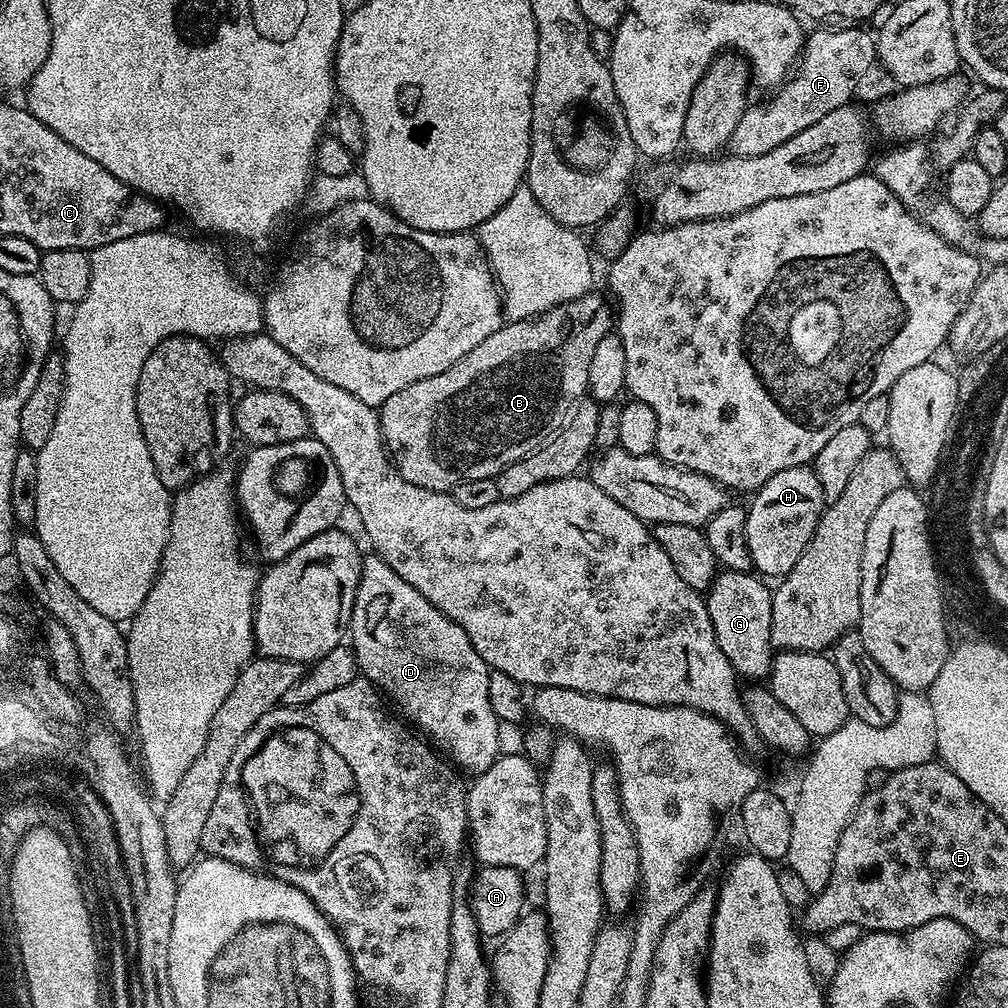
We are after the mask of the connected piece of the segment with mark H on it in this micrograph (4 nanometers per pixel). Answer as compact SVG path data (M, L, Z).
M811 467L778 470L774 478L756 489L751 500L752 505L746 508L748 517L744 529L752 567L764 578L786 577L794 570L794 562L802 558L802 550L806 550L826 507L822 486Z

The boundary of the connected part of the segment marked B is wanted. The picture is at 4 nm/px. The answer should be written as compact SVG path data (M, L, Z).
M590 291L580 298L574 298L573 301L566 302L564 305L558 305L548 312L544 312L539 316L527 320L513 320L511 322L501 323L498 330L494 330L494 334L490 334L490 338L486 338L486 342L482 342L479 346L474 346L474 350L470 350L470 354L466 354L466 358L462 358L458 362L454 362L454 366L450 366L450 370L442 370L442 374L434 374L434 378L422 378L422 382L414 382L414 386L406 386L406 390L398 390L398 394L393 394L390 398L386 398L386 402L379 405L378 411L380 414L380 429L382 430L382 438L384 439L384 447L390 453L390 459L396 466L396 471L399 472L402 478L406 478L406 482L410 482L414 486L422 486L426 490L436 490L437 492L451 493L454 486L458 486L458 482L470 482L470 478L495 478L499 472L506 470L506 466L516 464L522 458L526 458L532 452L536 452L544 447L553 436L560 431L564 424L567 423L569 416L573 413L573 409L581 400L585 399L588 391L588 375L590 374L590 361L594 358L594 349L598 346L598 342L602 342L602 338L609 335L614 328L614 308L611 303L608 304L602 297L596 296L595 291Z

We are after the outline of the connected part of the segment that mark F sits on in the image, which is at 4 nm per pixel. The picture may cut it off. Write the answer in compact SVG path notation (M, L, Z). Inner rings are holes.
M820 26L817 32L809 31L804 41L804 51L800 54L798 67L794 75L785 80L765 104L756 104L753 108L745 107L736 117L736 129L728 139L727 151L737 156L754 158L758 154L766 154L774 150L774 146L782 146L782 142L794 138L794 134L806 130L806 126L814 126L830 110L838 110L849 103L860 84L860 79L877 63L876 41L873 33L863 32L860 26Z

